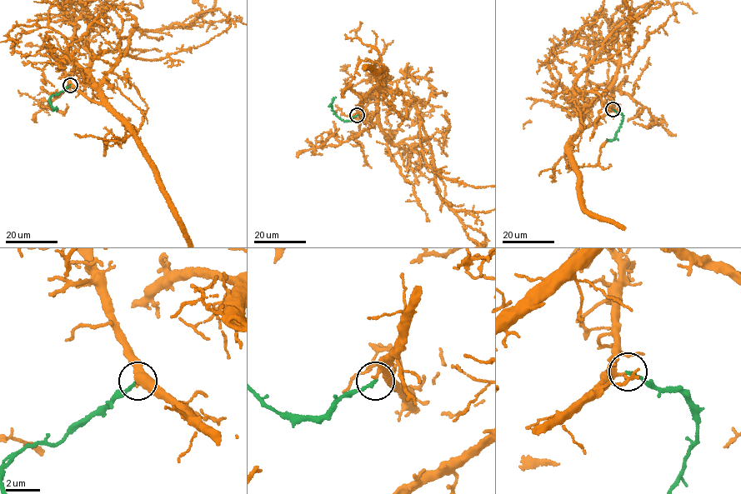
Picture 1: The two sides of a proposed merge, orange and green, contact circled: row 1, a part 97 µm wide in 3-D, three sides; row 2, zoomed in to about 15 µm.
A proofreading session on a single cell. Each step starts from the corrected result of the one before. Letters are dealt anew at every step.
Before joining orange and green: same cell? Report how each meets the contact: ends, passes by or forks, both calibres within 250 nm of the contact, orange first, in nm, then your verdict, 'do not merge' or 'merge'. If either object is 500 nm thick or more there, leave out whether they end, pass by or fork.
orange passes by | green ends | 260/190 nm | merge

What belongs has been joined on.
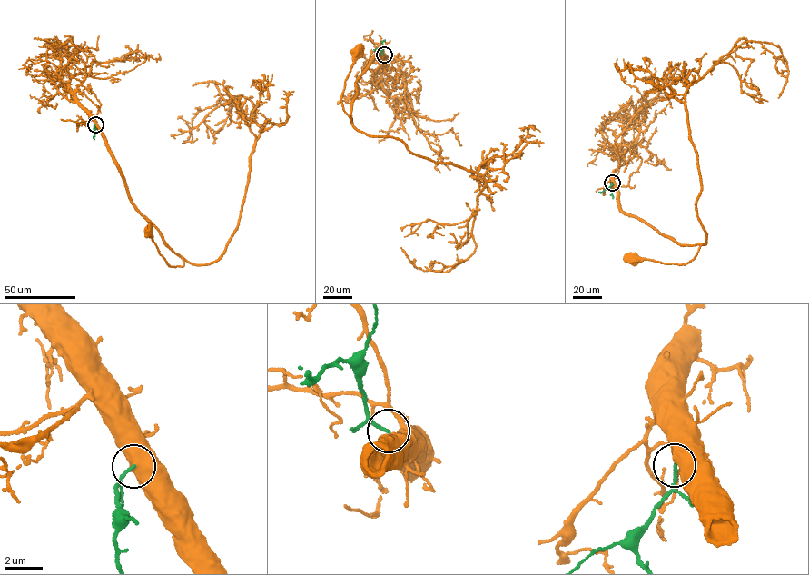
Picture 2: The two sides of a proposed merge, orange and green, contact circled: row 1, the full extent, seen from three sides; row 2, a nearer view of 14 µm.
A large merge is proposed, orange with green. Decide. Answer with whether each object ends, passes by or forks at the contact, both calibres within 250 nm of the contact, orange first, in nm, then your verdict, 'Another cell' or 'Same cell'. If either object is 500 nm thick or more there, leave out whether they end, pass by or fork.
Thickness 750 nm (orange) against 160 nm. Same cell

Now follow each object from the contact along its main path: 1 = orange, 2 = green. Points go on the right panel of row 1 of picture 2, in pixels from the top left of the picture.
1: (612, 182), (622, 211), (636, 216), (681, 244), (701, 244), (693, 259), (685, 263), (633, 261)
2: (612, 183), (610, 186), (598, 192)

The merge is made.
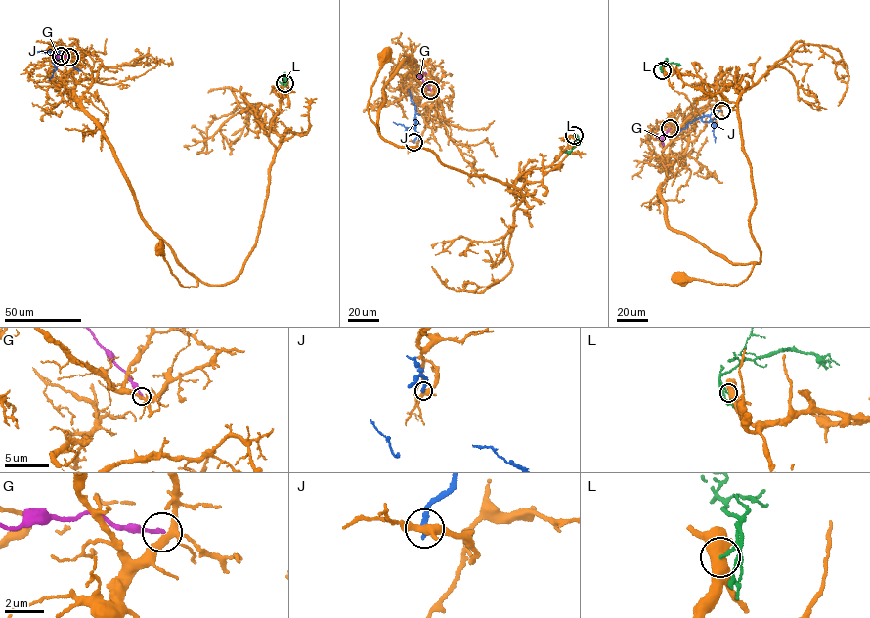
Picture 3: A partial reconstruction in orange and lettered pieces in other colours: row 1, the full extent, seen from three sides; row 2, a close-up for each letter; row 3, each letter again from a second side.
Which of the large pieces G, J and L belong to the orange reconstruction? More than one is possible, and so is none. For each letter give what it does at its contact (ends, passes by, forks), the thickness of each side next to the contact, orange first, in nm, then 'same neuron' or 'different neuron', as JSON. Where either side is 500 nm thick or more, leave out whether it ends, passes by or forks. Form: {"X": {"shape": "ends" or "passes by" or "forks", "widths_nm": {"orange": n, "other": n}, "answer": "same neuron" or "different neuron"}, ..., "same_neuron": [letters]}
{"G": {"shape": "ends", "widths_nm": {"orange": 240, "other": 190}, "answer": "different neuron"}, "J": {"shape": "ends", "widths_nm": {"orange": 320, "other": 320}, "answer": "different neuron"}, "L": {"widths_nm": {"orange": 550, "other": 150}, "answer": "different neuron"}, "same_neuron": []}

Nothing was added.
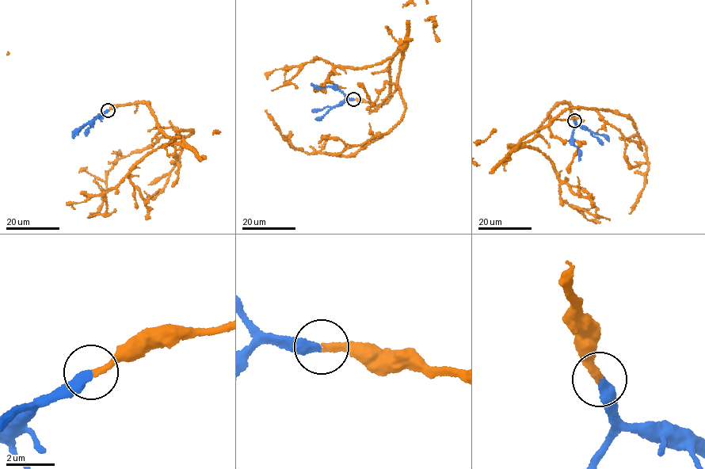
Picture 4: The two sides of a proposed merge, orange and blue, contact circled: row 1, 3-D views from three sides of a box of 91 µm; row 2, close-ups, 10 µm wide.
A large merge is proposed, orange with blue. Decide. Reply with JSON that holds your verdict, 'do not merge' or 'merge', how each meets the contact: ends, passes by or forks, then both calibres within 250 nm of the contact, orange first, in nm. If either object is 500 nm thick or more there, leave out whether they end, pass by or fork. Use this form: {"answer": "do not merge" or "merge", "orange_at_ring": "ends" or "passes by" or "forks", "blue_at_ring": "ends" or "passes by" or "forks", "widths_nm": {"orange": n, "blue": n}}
{"answer": "merge", "orange_at_ring": "ends", "blue_at_ring": "ends", "widths_nm": {"orange": 280, "blue": 400}}

